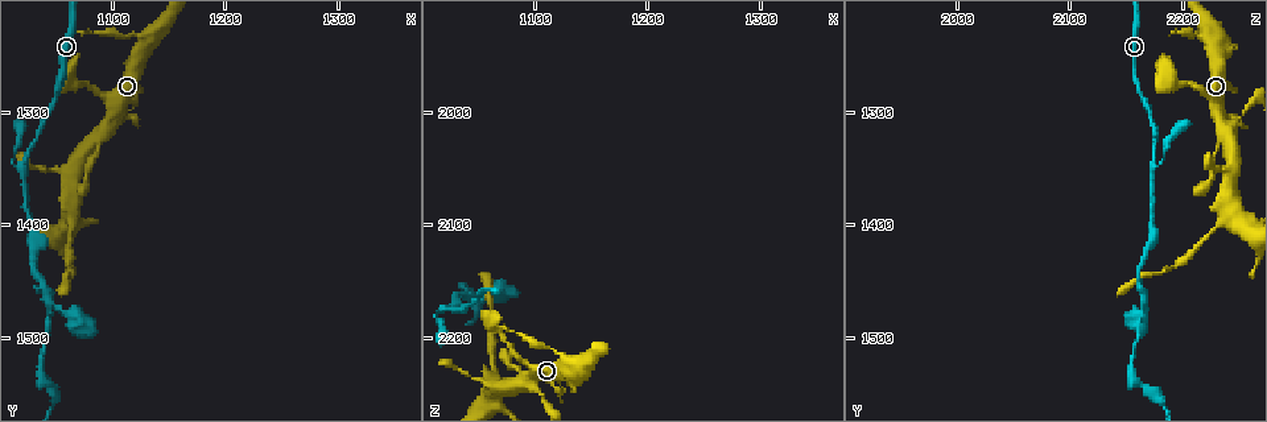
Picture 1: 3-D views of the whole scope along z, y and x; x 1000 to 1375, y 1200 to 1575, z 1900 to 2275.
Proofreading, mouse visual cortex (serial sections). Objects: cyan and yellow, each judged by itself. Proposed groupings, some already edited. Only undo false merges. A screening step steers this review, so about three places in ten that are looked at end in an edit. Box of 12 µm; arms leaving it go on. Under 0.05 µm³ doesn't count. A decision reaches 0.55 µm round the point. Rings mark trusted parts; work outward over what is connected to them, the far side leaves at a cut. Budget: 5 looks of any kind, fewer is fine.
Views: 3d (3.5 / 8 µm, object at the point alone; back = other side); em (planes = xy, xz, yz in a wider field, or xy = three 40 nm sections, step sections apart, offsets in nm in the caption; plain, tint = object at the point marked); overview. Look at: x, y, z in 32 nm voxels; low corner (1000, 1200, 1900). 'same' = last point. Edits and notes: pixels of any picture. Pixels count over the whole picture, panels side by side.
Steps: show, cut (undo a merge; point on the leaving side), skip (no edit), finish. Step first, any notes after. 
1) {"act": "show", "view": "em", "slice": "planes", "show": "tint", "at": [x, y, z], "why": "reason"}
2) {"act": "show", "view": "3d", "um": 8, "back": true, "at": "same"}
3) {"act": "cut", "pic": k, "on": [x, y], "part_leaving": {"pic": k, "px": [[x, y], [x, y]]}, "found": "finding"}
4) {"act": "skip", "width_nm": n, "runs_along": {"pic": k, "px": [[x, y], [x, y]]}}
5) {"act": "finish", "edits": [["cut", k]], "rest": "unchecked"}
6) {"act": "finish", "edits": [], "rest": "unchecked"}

{"act": "show", "view": "3d", "um": 3.5, "back": true, "at": [1064, 1270, 2192], "why": "sharp bend"}

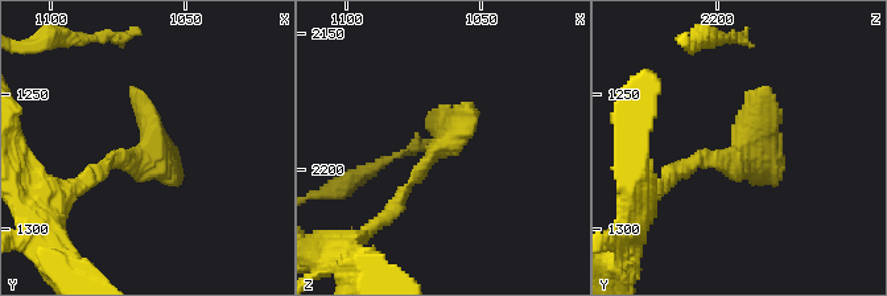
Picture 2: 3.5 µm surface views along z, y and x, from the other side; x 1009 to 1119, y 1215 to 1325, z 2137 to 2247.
{"act": "show", "view": "em", "slice": "xy", "step": 3, "show": "tint", "at": [1064, 1272, 2191], "why": "shape alone is not enough"}

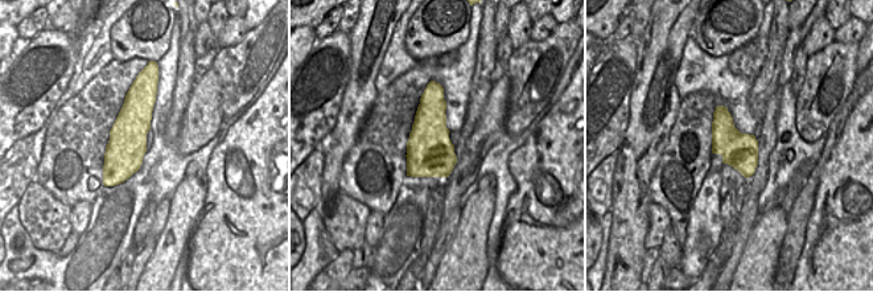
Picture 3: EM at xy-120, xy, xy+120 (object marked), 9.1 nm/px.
{"act": "skip", "runs_along": {"pic": 2, "px": [[679, 171], [735, 159], [770, 90]]}, "found": "continuous, no second cell"}

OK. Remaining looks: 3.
{"act": "show", "view": "3d", "um": 3.5, "at": [1096, 1314, 2240], "why": "small branch off a trunk"}

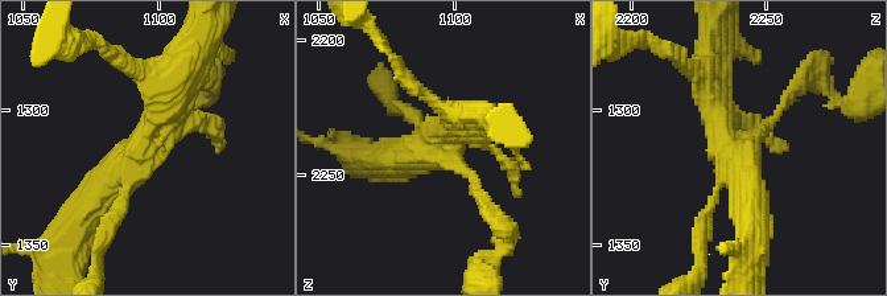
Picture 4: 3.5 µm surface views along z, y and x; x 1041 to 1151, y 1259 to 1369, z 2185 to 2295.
{"act": "show", "view": "em", "slice": "xy", "step": 5, "show": "plain", "at": [1095, 1315, 2238], "arms": 4, "arm_widths_nm": [100, 150, 350, 450], "why": "shape alone is not enough"}

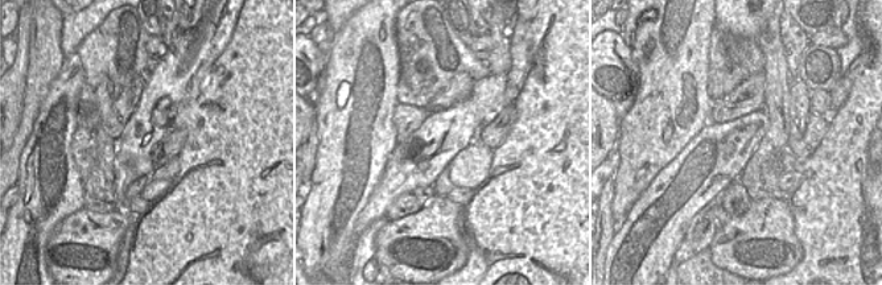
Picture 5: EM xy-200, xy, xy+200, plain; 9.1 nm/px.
{"act": "show", "view": "em", "slice": "xy", "step": 5, "show": "tint", "at": "same", "why": "with the object marked"}

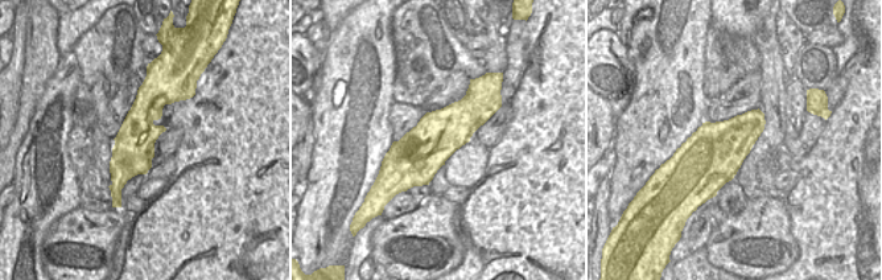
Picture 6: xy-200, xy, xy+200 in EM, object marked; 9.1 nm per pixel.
{"act": "skip", "runs_along": {"pic": 4, "px": [[178, 77], [145, 149], [85, 214]]}, "found": "one cell here"}

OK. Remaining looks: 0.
{"act": "finish", "edits": [], "rest": "unchecked"}

